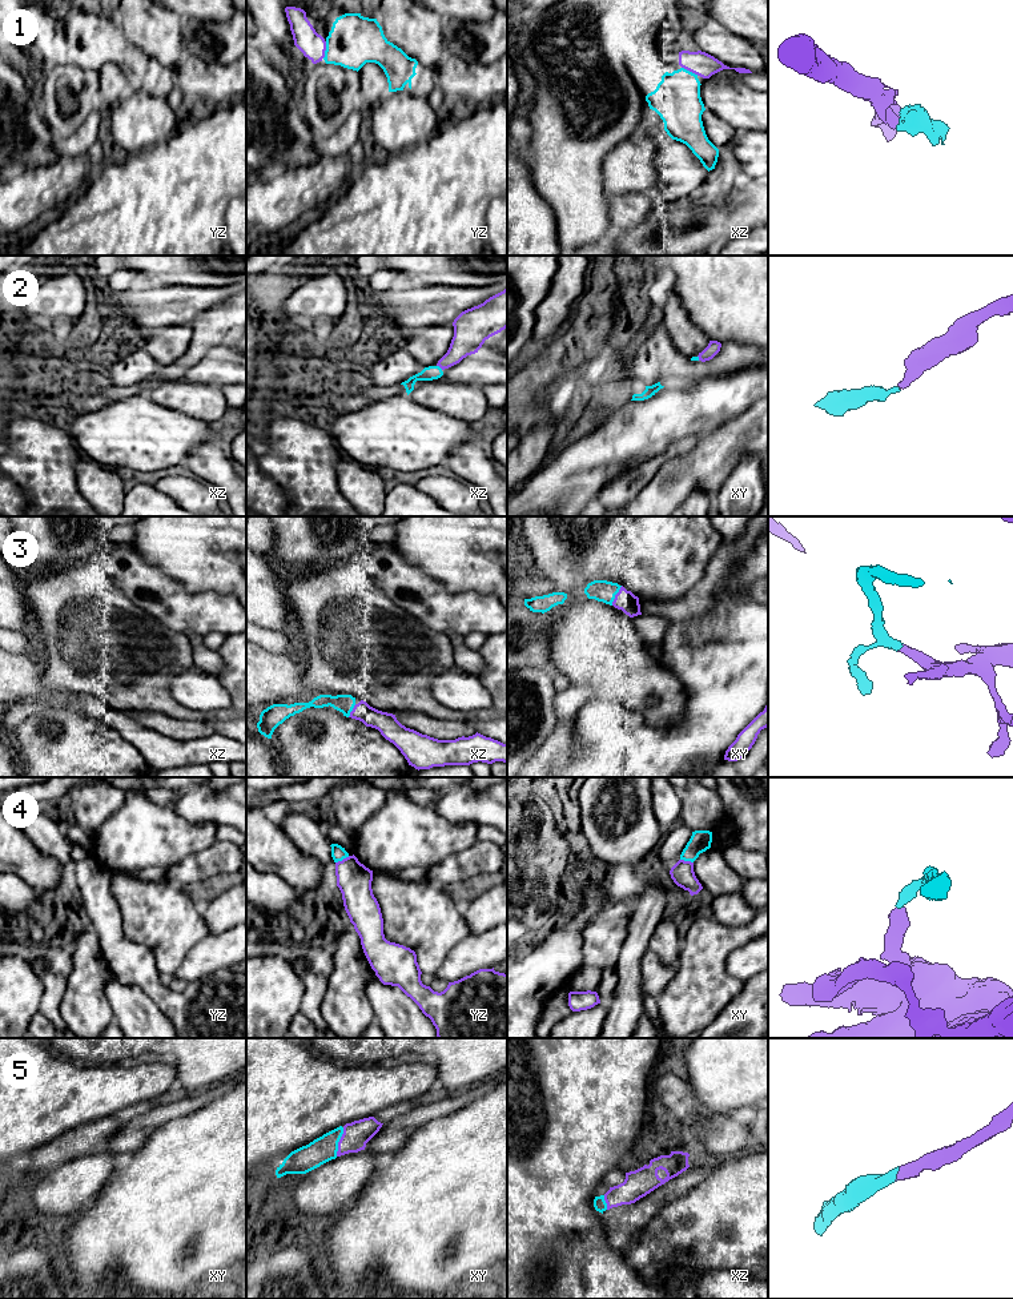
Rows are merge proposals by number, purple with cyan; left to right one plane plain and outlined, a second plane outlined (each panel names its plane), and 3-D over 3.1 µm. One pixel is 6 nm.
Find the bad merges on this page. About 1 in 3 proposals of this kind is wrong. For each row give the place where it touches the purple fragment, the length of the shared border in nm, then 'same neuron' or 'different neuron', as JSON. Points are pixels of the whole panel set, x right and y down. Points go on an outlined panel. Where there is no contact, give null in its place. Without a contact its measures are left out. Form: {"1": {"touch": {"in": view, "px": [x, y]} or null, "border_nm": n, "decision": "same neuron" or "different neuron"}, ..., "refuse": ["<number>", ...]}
{"1": {"touch": {"in": "yz", "px": [325, 49]}, "border_nm": 110, "decision": "same neuron"}, "2": {"touch": {"in": "xz", "px": [439, 366]}, "border_nm": 50, "decision": "same neuron"}, "3": {"touch": {"in": "xy", "px": [615, 595]}, "border_nm": 140, "decision": "same neuron"}, "4": {"touch": {"in": "yz", "px": [344, 859]}, "border_nm": 100, "decision": "same neuron"}, "5": {"touch": {"in": "xy", "px": [338, 1142]}, "border_nm": 180, "decision": "same neuron"}, "refuse": []}

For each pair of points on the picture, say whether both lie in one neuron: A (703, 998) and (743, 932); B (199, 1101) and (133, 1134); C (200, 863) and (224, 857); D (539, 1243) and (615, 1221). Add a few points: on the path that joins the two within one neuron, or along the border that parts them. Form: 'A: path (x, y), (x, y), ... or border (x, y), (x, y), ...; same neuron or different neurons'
A: path (703, 981), (703, 968), (726, 945); same neuron
B: path (183, 1106), (149, 1121); same neuron
C: path (205, 863), (218, 859); same neuron
D: border (601, 1214), (601, 1222), (610, 1237); different neurons

